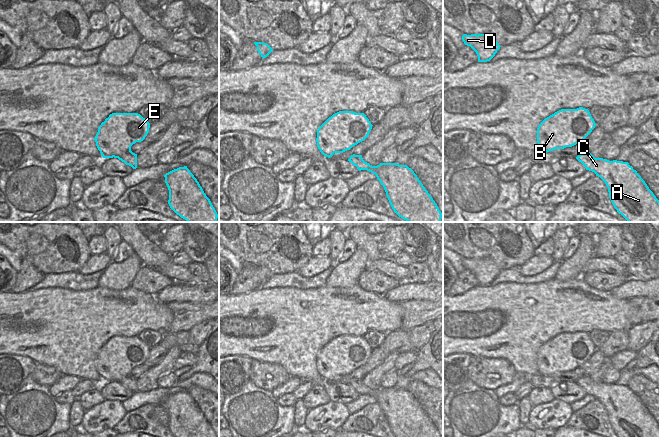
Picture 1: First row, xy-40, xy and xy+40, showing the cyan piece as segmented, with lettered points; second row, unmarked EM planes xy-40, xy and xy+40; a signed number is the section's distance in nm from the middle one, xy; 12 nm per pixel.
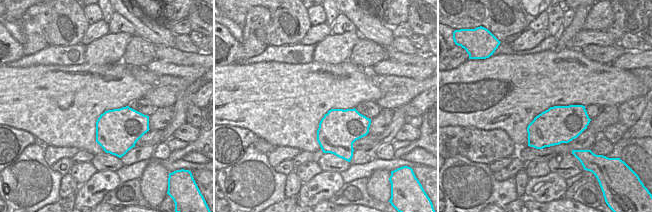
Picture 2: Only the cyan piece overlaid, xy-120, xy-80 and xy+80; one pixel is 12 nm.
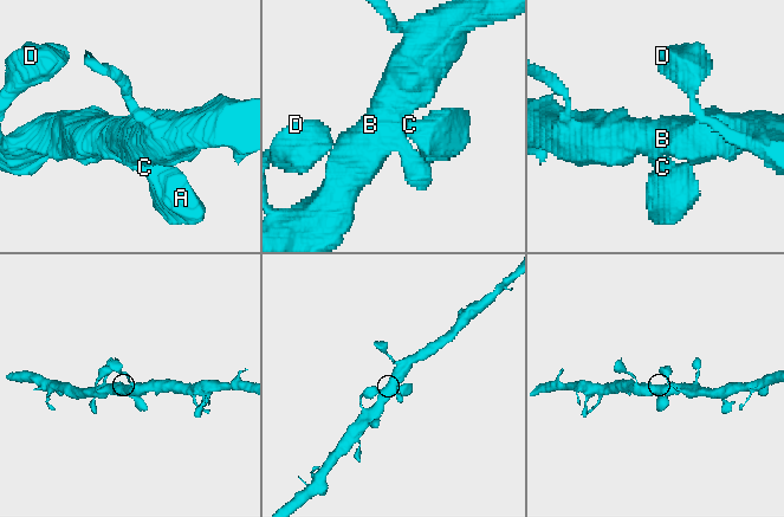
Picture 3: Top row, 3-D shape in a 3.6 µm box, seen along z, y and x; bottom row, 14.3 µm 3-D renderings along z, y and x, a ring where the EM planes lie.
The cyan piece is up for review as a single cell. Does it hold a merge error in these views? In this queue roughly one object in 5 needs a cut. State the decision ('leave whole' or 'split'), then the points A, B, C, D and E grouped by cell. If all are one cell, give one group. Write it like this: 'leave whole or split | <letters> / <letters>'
leave whole | A B C D E

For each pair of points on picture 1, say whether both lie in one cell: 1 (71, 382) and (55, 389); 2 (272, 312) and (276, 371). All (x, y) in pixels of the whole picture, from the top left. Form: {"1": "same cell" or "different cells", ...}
{"1": "same cell", "2": "different cells"}

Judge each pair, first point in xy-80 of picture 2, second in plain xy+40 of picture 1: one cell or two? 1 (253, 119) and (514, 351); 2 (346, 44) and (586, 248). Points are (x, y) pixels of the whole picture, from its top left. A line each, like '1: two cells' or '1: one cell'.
1: one cell
2: one cell

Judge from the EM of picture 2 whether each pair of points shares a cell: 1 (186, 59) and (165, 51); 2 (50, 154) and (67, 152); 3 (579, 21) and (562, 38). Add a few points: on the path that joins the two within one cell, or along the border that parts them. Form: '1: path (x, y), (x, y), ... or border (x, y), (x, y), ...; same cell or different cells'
1: path (181, 58), (170, 54); same cell
2: path (54, 154), (63, 152); same cell
3: path (575, 25), (566, 34); same cell

